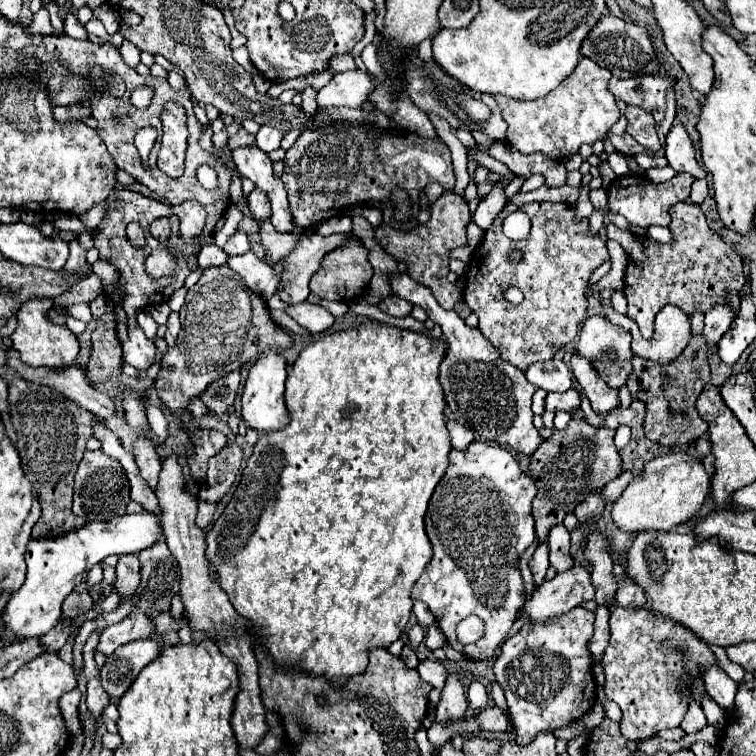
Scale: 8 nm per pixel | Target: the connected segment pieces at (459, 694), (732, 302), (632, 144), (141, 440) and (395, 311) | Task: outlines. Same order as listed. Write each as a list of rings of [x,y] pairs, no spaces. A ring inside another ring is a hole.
[[[449,674],[447,684],[445,684],[441,698],[437,702],[437,722],[445,724],[449,720],[451,722],[461,720],[461,718],[465,718],[465,710],[467,710],[465,688],[455,674]]]
[[[729,294],[727,304],[719,304],[711,312],[705,314],[703,338],[705,338],[707,346],[715,346],[721,340],[721,336],[729,330],[733,318],[737,316],[737,312],[739,312],[739,296]]]
[[[607,132],[605,138],[609,138],[609,140],[613,142],[613,146],[617,148],[617,152],[621,152],[621,154],[625,154],[625,156],[635,156],[635,154],[641,154],[641,152],[643,152],[643,146],[639,146],[639,144],[637,144],[631,136],[627,136],[627,134],[615,136],[615,134]]]
[[[147,436],[135,438],[133,440],[133,456],[135,456],[135,462],[141,470],[141,476],[147,480],[147,484],[151,488],[155,488],[157,478],[159,478],[159,470],[161,470],[161,460],[159,460],[153,440]]]
[[[389,294],[387,298],[383,298],[381,300],[381,312],[385,312],[385,314],[389,314],[389,316],[397,316],[397,318],[403,318],[403,316],[409,316],[411,314],[411,304],[407,302],[407,300],[403,300],[403,298],[399,298],[399,296],[395,296],[395,294]]]

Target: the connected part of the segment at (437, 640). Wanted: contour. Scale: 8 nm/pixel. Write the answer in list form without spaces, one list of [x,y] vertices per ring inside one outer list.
[[[429,626],[427,628],[427,636],[425,636],[425,646],[427,646],[427,650],[437,650],[437,648],[441,648],[445,644],[445,638],[443,638],[443,632],[439,630],[439,626]]]

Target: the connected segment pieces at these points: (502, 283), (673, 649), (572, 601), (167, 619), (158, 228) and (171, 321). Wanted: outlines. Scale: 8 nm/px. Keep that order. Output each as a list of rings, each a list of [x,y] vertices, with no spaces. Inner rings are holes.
[[[531,202],[517,208],[509,204],[503,208],[501,218],[495,218],[495,224],[485,232],[483,244],[471,254],[463,298],[479,318],[477,328],[497,348],[501,358],[525,372],[529,364],[551,360],[559,348],[575,340],[587,312],[585,290],[589,288],[589,276],[603,262],[609,262],[603,238],[589,230],[589,220],[579,218],[573,206]],[[515,210],[523,210],[531,218],[531,232],[519,242],[505,238],[501,230],[505,216]],[[515,248],[523,252],[519,264],[507,258]],[[507,286],[517,286],[525,294],[519,306],[503,298]]]
[[[615,606],[609,618],[611,642],[603,654],[605,694],[623,710],[619,722],[627,740],[647,740],[661,730],[677,728],[687,714],[687,700],[681,692],[691,694],[695,680],[707,666],[717,666],[715,654],[695,632],[673,620],[661,620],[649,610],[625,610]]]
[[[575,564],[571,570],[559,572],[553,580],[545,580],[537,586],[531,600],[527,600],[521,610],[531,622],[547,622],[551,616],[565,614],[591,598],[589,570]]]
[[[163,612],[163,614],[151,614],[151,618],[155,618],[155,636],[161,638],[163,634],[167,632],[177,632],[181,626],[187,626],[187,618],[183,616],[181,620],[175,620],[169,616],[169,612]]]
[[[159,218],[159,220],[155,220],[153,224],[151,224],[151,236],[153,238],[157,238],[159,242],[163,242],[163,244],[167,244],[167,240],[171,238],[171,228],[169,228],[169,220],[163,220],[163,218]]]
[[[171,312],[169,318],[167,318],[167,334],[165,334],[165,340],[167,340],[169,346],[175,346],[175,340],[177,340],[179,330],[181,330],[179,314],[177,314],[177,312]]]

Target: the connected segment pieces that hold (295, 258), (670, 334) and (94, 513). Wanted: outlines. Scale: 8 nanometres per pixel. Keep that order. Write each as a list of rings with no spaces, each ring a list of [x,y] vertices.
[[[309,234],[301,236],[295,250],[289,252],[281,264],[281,288],[279,296],[285,304],[297,304],[307,300],[309,296],[309,280],[317,272],[321,258],[331,252],[333,248],[341,246],[351,234],[331,234],[331,236],[319,236]]]
[[[602,300],[601,306],[606,313],[606,317],[613,324],[624,329],[629,329],[632,336],[631,348],[633,352],[635,352],[635,356],[641,356],[641,358],[645,358],[645,360],[653,360],[653,362],[657,362],[657,364],[669,364],[669,362],[671,362],[673,358],[677,358],[677,356],[685,350],[685,346],[689,344],[689,338],[691,338],[691,324],[689,324],[687,314],[683,314],[677,306],[665,306],[665,308],[657,314],[657,320],[655,320],[655,334],[653,334],[653,338],[650,340],[643,339],[635,321],[613,310],[610,300]]]
[[[87,450],[83,462],[75,474],[75,496],[73,496],[73,514],[85,518],[87,522],[111,520],[115,516],[123,516],[129,498],[129,480],[125,476],[119,460],[107,456],[103,450]]]

